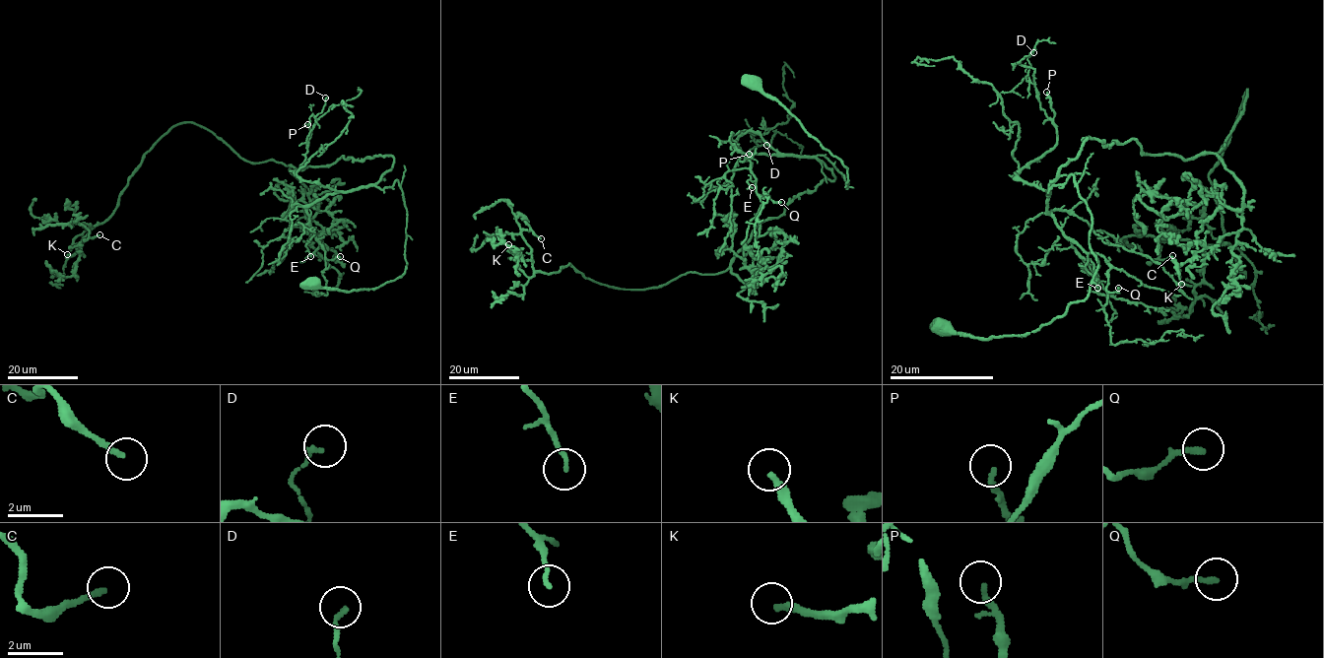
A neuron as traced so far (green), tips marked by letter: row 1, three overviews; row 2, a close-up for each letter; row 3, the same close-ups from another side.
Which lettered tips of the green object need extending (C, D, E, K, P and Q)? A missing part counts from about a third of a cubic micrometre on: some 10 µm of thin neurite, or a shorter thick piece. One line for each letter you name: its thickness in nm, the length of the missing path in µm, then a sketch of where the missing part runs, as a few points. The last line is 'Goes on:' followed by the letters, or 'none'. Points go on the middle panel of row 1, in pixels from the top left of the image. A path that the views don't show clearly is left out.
P: Thickness 200 nm. Missing length about 25 µm. Course of what is missing: (749, 154), (722, 158), (696, 171)
Goes on: P

